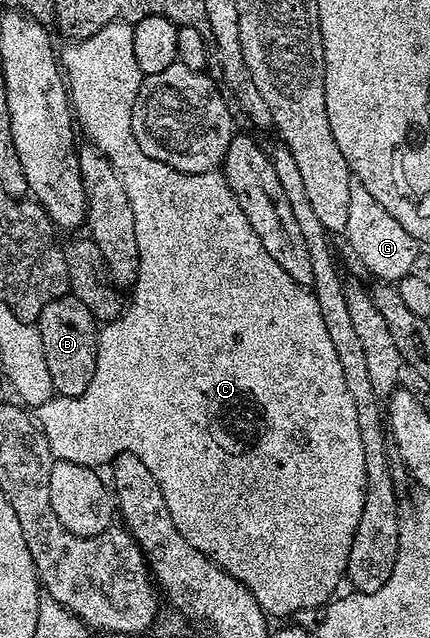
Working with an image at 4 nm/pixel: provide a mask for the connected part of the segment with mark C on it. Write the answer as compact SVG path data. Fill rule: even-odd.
M112 21L101 30L97 30L97 34L80 40L71 47L75 48L69 49L64 56L62 53L61 68L65 73L65 83L73 109L73 116L78 127L82 131L83 128L87 131L86 139L90 143L96 144L101 150L101 154L105 154L105 158L109 158L113 170L117 170L117 174L125 186L125 198L129 198L129 206L133 206L133 226L137 230L139 273L135 279L133 291L130 293L130 295L132 294L131 300L129 296L129 303L119 313L119 317L104 323L98 329L97 362L93 370L93 378L89 382L89 386L85 386L85 394L80 396L56 395L49 402L42 404L40 408L34 409L34 419L37 421L40 430L45 434L45 438L49 442L49 450L55 460L77 462L86 468L99 470L102 469L102 464L104 466L110 465L115 457L120 456L123 452L132 452L137 458L141 458L141 462L145 462L149 474L153 474L153 478L157 478L157 486L161 486L161 495L165 497L165 506L169 506L169 518L173 518L173 526L177 526L177 530L181 530L181 538L185 538L185 542L189 542L189 546L201 550L201 554L208 556L216 566L223 568L233 578L237 578L237 582L244 584L253 594L253 598L257 600L257 606L261 606L261 610L266 612L268 617L287 616L283 618L291 618L294 617L291 616L294 612L303 612L306 608L317 607L316 609L318 609L320 606L326 605L336 595L335 587L338 586L339 579L341 581L344 579L349 550L353 546L353 534L357 530L357 522L361 522L361 510L365 506L365 486L367 485L365 449L361 447L361 430L357 430L357 406L353 406L353 398L349 398L349 389L345 386L345 374L341 374L341 362L337 362L337 350L333 350L333 342L329 342L329 330L325 330L325 322L321 318L321 306L317 306L317 298L310 287L293 282L293 278L289 278L289 274L285 274L285 270L281 270L281 266L277 266L277 262L273 262L273 258L269 258L269 250L265 250L265 246L261 246L261 238L257 238L253 226L249 226L249 218L245 218L233 190L227 184L227 177L223 175L222 171L216 170L214 172L202 172L201 174L182 172L165 162L157 162L157 158L149 158L149 154L145 154L145 150L141 150L141 146L137 146L137 138L133 138L131 107L137 98L137 90L143 84L144 75L137 66L137 57L133 55L132 25L126 21Z

